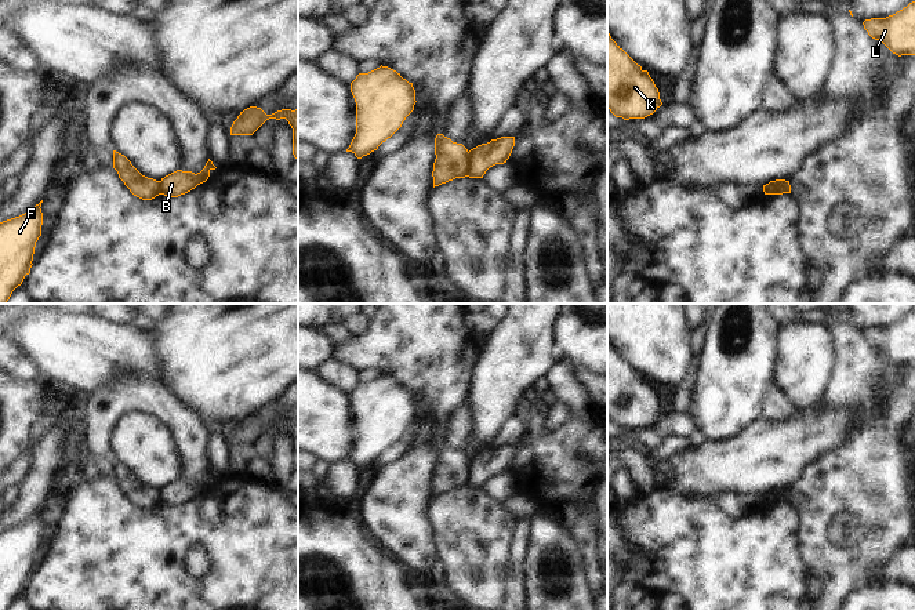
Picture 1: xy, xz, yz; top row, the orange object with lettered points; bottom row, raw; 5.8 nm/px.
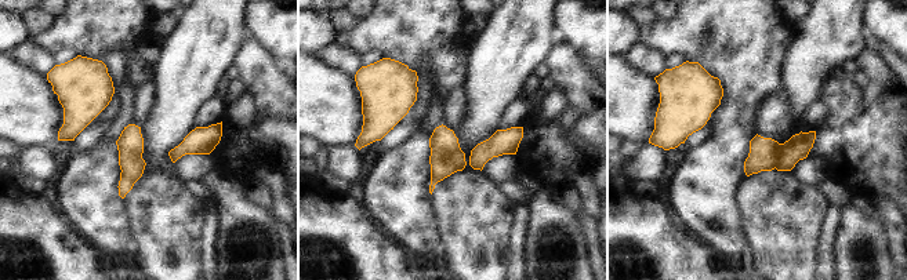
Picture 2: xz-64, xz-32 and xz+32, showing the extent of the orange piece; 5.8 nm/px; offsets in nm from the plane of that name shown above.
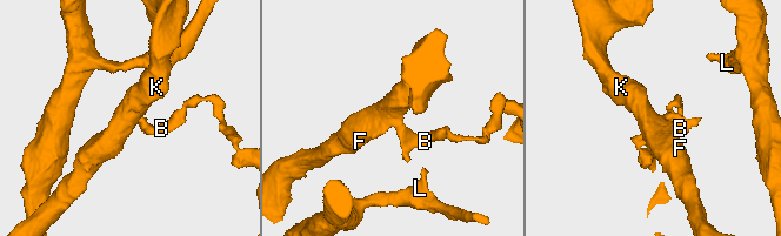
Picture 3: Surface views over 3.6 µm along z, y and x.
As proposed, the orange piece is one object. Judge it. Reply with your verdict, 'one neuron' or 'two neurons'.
two neurons

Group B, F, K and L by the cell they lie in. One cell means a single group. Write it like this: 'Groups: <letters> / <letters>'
Groups: B / F K L

